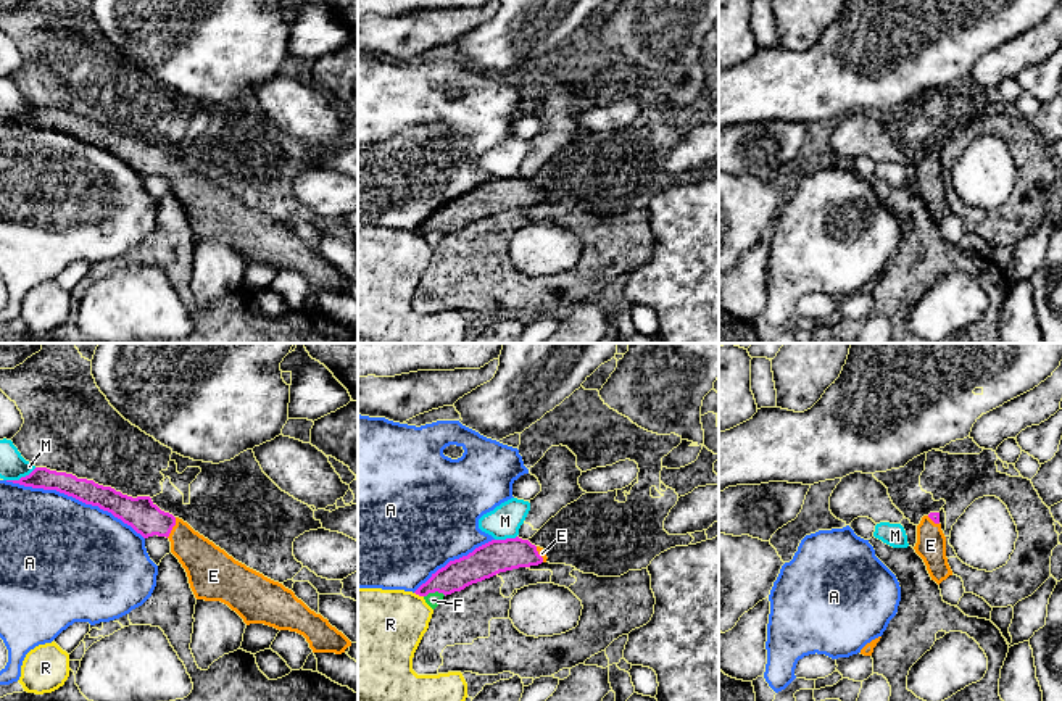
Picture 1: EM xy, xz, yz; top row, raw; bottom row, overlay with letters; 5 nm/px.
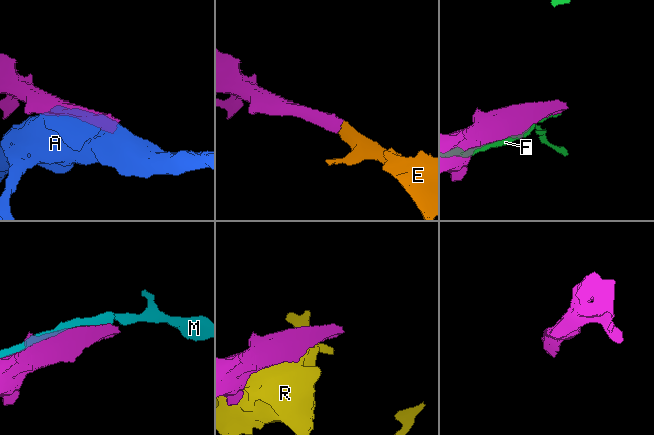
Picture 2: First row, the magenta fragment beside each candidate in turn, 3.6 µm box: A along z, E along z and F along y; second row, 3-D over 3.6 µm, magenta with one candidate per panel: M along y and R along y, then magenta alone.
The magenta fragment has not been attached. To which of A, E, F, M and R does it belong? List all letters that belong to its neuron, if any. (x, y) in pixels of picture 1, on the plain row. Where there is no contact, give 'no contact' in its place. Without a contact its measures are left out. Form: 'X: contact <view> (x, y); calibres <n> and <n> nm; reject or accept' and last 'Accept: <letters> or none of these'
A: contact xy (74, 136); calibres 120 and 480 nm; reject
E: contact xy (171, 166); calibres 160 and 200 nm; accept
F: contact xz (434, 231); calibres 150 and 70 nm; reject
M: contact xz (506, 178); calibres 160 and 160 nm; reject
R: contact xz (419, 234); calibres 150 and 400 nm; reject
Accept: E

